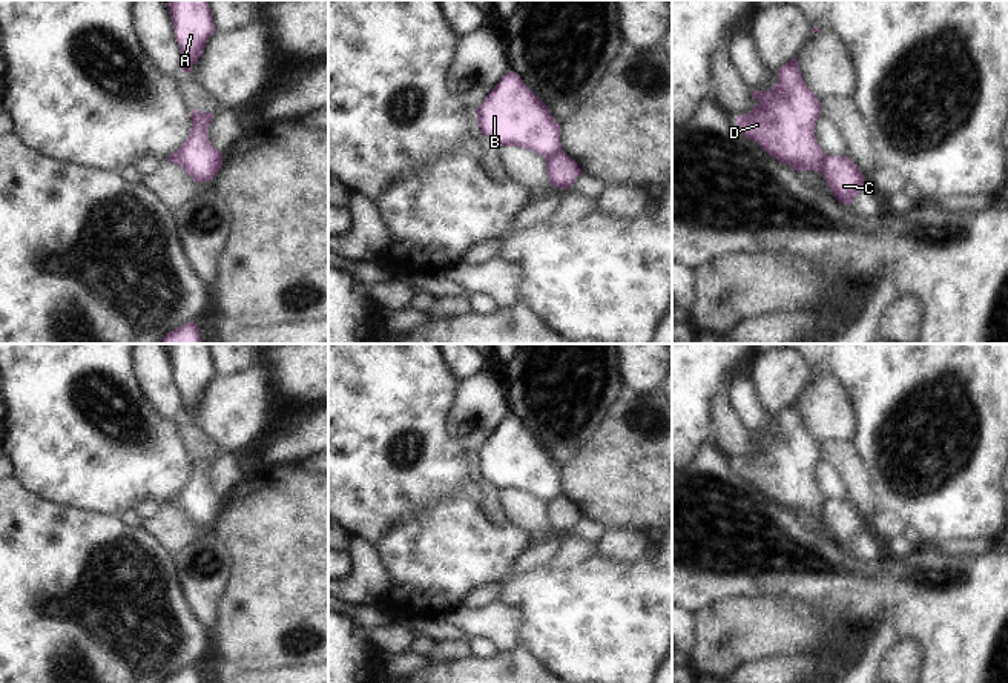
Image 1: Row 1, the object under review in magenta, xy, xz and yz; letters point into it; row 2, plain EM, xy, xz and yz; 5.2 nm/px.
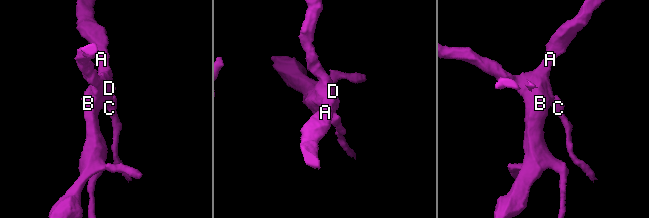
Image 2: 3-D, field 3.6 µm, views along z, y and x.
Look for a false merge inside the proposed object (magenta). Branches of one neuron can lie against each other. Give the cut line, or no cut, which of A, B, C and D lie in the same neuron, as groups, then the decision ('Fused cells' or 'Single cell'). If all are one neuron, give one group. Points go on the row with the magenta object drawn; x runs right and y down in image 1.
Split along yz (826, 155), (820, 171). Groups: A B D / C. Fused cells.

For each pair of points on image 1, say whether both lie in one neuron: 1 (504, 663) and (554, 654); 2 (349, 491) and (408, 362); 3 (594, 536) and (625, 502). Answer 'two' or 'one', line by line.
1: two
2: one
3: two

